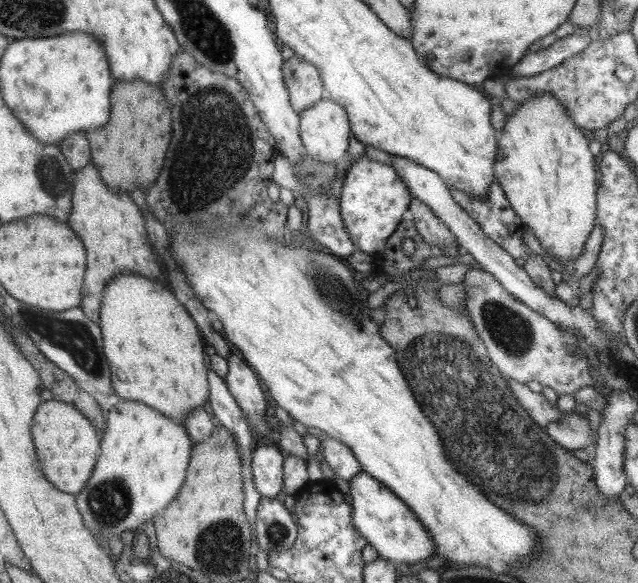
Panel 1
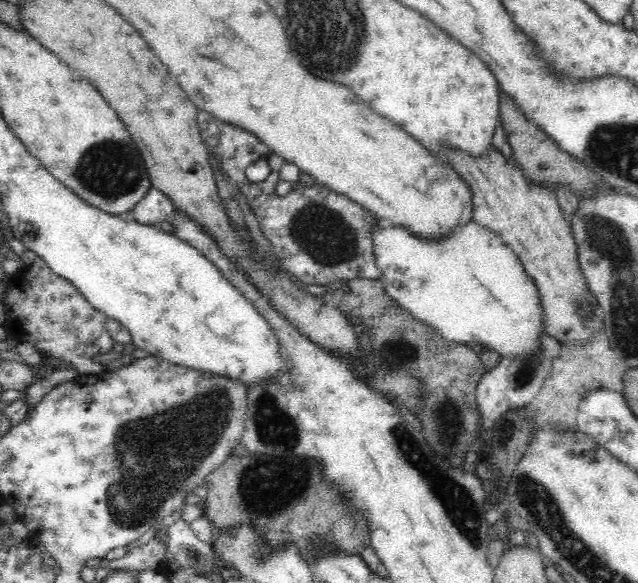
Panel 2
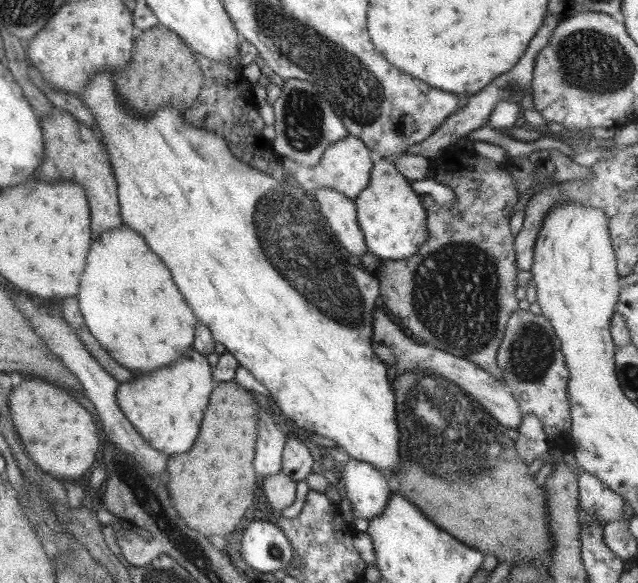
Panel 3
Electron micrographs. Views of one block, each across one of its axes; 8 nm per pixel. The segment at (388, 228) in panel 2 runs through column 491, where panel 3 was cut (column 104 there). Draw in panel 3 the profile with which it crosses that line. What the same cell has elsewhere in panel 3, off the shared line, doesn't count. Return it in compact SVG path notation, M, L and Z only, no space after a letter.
M124 224L117 229L104 231L92 241L80 288L75 297L88 330L103 349L129 371L141 370L149 373L171 365L194 344L196 327L200 322L194 316L192 308L188 308L184 296L172 280L172 273L162 259L148 247L144 237Z

